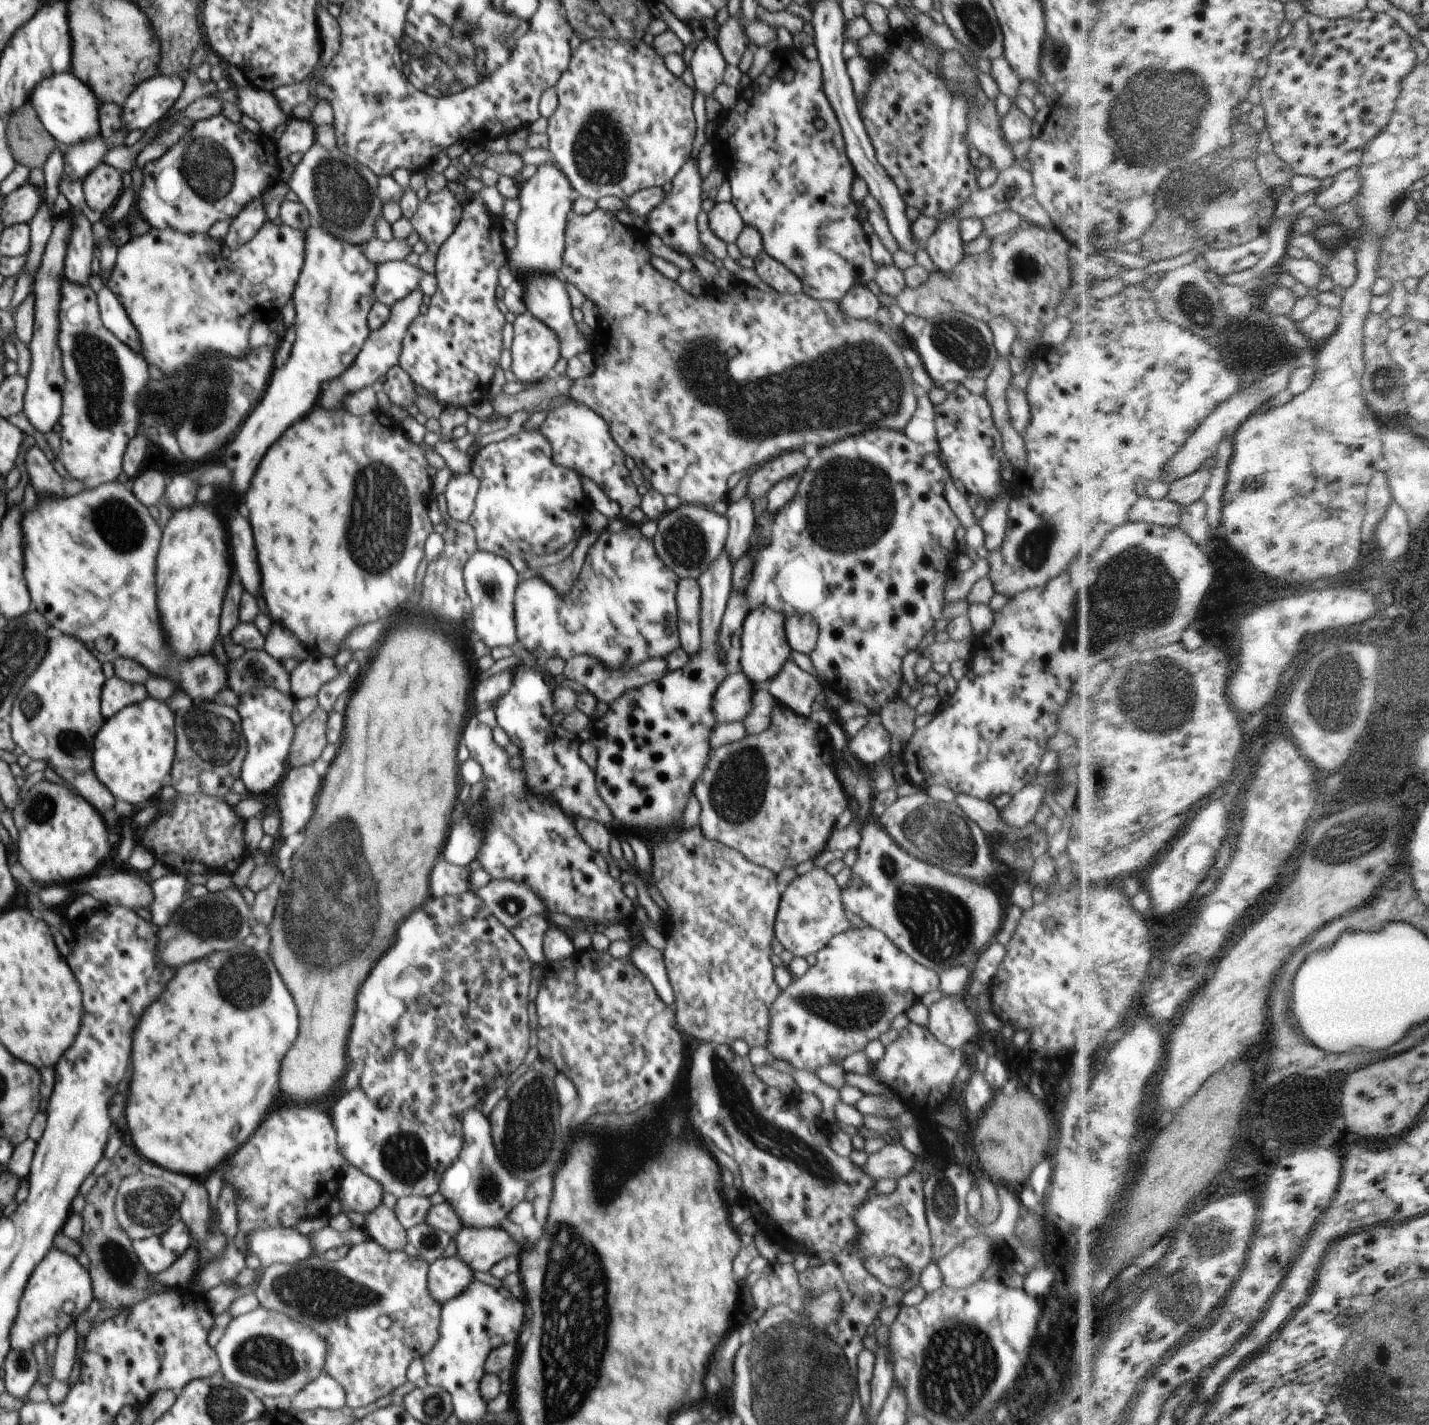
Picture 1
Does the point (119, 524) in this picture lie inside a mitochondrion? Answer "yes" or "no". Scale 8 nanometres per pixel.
yes

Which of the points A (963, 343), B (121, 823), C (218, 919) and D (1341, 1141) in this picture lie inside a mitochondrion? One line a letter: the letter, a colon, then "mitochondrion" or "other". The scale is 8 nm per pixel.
A: mitochondrion
B: other
C: mitochondrion
D: other

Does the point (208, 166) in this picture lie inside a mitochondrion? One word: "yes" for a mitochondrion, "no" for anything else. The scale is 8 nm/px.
yes

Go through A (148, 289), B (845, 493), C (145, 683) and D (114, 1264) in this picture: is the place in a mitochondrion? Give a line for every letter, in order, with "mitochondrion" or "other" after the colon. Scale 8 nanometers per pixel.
A: other
B: mitochondrion
C: other
D: mitochondrion

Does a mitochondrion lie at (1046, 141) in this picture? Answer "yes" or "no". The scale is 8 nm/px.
no

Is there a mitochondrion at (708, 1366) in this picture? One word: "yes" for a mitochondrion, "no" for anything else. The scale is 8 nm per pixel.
no

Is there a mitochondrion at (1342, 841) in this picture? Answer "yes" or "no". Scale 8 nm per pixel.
yes

